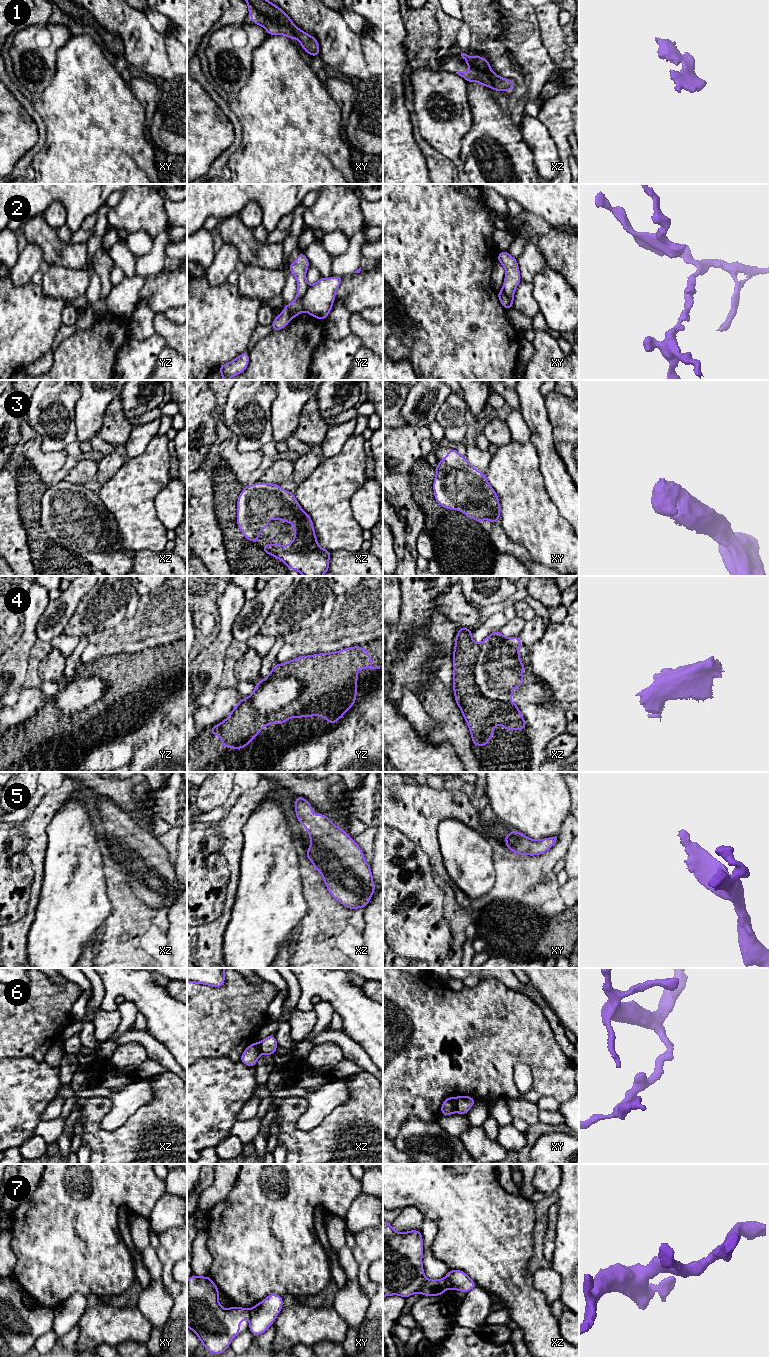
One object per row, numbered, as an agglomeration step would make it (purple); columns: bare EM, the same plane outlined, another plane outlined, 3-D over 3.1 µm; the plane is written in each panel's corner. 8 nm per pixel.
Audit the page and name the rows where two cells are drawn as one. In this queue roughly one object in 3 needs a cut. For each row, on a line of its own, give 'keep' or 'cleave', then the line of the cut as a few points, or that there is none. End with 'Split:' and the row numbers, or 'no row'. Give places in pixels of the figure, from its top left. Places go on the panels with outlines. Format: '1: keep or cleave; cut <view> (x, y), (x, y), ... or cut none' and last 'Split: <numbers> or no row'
1: keep; cut none
2: cleave; cut yz (309, 286), (302, 298), (303, 309)
3: keep; cut none
4: cleave; cut yz (302, 684), (293, 700), (268, 716), (261, 716), (251, 705)
5: keep; cut none
6: cleave; cut xy (456, 1097), (454, 1111)
7: cleave; cut xz (444, 1281), (447, 1288)
Split: 2, 4, 6, 7

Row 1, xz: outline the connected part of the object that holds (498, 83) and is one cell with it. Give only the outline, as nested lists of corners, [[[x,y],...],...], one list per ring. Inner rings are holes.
[[[461,53],[462,58],[466,61],[466,65],[470,67],[470,71],[466,74],[464,71],[458,71],[455,74],[463,77],[467,83],[478,82],[492,91],[510,92],[515,86],[515,82],[511,79],[498,76],[491,68],[488,59],[483,56],[469,56]]]

